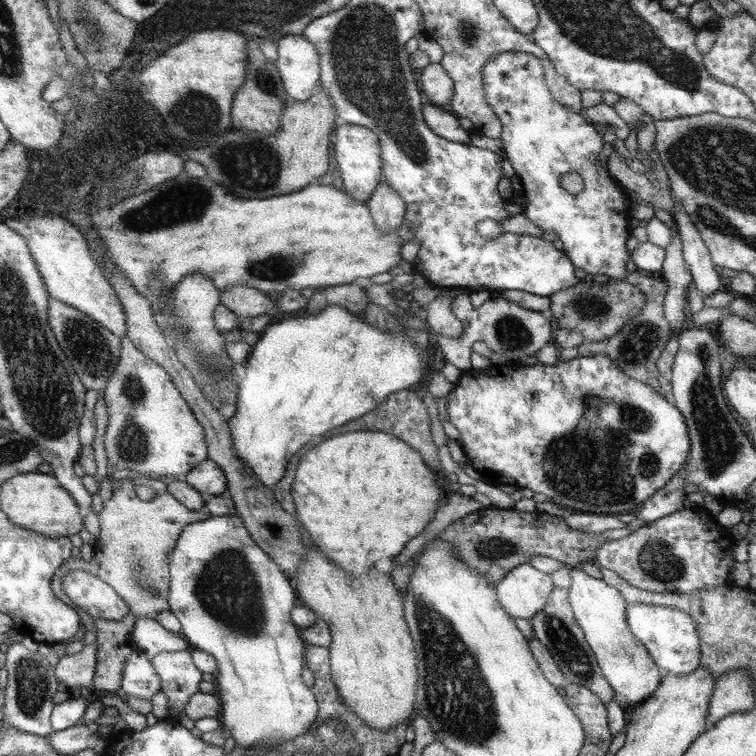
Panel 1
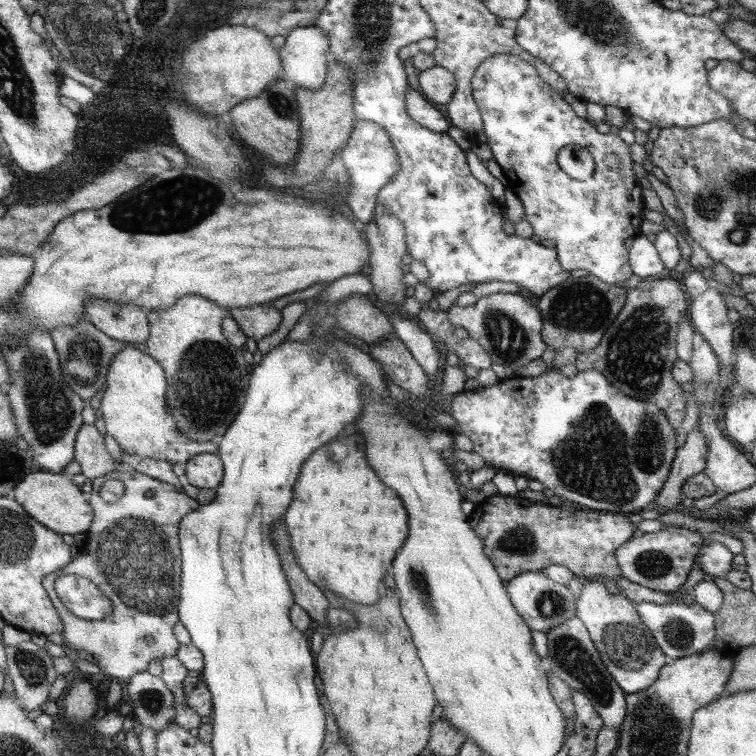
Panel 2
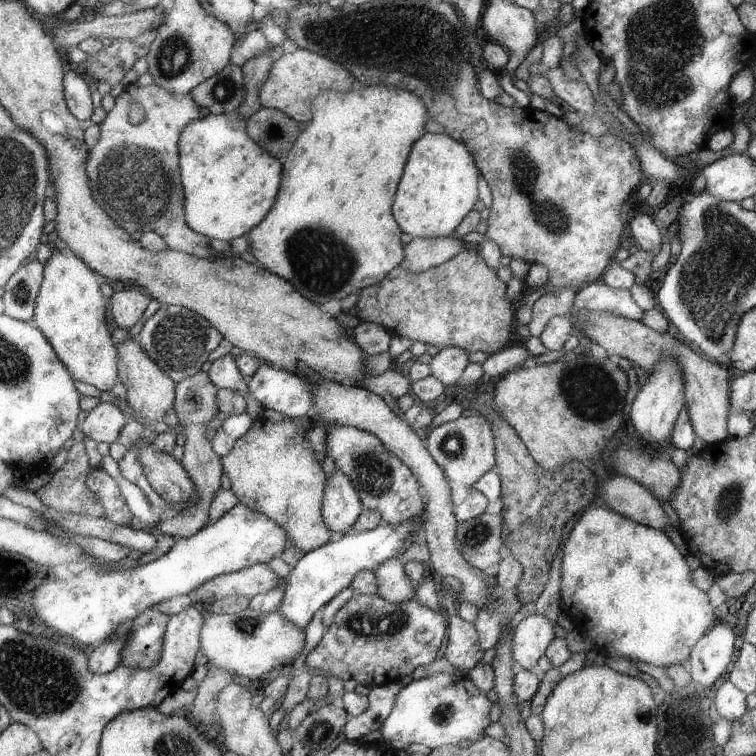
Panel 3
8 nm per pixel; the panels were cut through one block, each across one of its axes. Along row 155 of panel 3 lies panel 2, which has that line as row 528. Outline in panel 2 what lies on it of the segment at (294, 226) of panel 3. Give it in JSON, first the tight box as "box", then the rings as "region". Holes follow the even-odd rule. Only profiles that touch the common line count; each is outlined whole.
{"box":[281,434,409,606],"region":[[[359,434],[341,436],[315,450],[303,462],[303,474],[295,482],[295,502],[281,520],[287,524],[293,556],[315,586],[369,606],[381,598],[377,584],[403,550],[409,516],[403,510],[403,500],[379,482],[365,456],[365,440]]]}

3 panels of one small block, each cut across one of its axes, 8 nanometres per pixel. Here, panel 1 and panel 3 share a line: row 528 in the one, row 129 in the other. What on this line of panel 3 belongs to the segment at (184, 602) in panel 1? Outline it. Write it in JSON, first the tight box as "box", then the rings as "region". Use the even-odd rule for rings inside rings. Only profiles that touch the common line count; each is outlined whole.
{"box":[179,112,283,242],"region":[[[229,112],[199,118],[183,130],[183,142],[179,142],[179,172],[183,174],[183,194],[187,194],[187,222],[191,222],[191,230],[211,240],[233,242],[235,238],[243,238],[263,222],[279,194],[283,164],[247,134],[247,122],[239,116],[239,112]]]}

